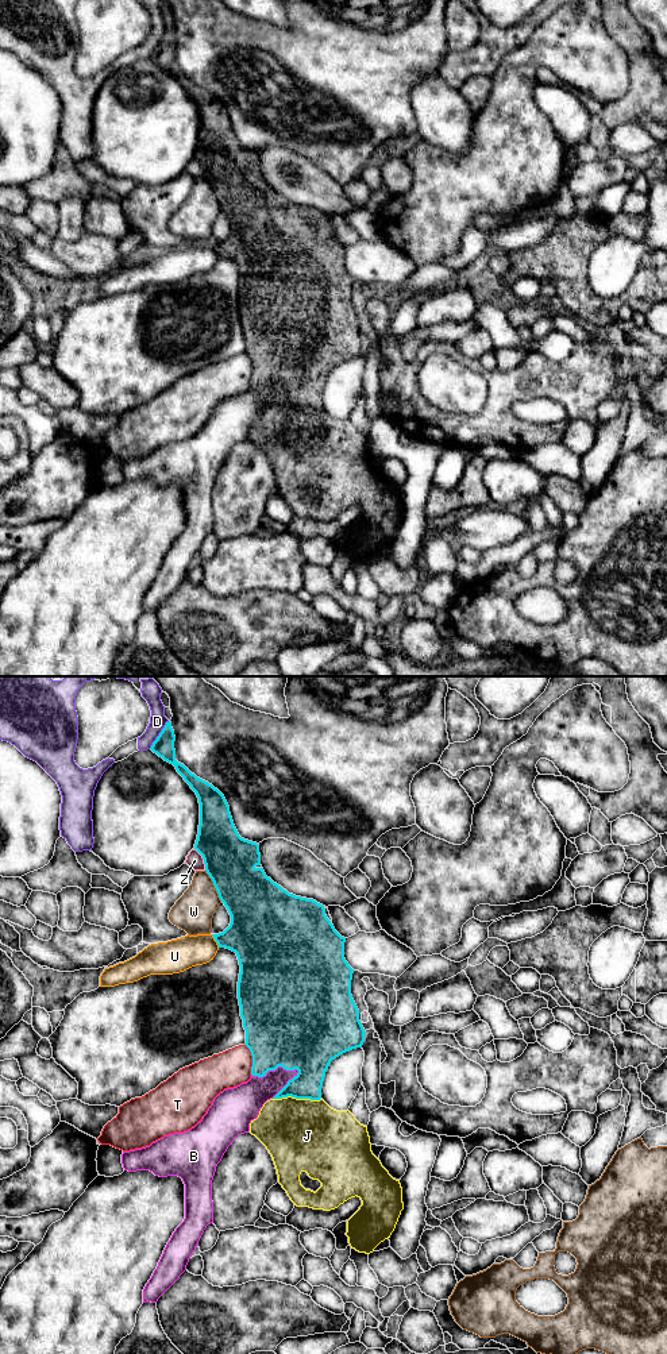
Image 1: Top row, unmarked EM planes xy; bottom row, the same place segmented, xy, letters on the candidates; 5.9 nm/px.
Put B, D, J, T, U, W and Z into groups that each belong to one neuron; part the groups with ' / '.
B / D / J / T / U / W / Z

